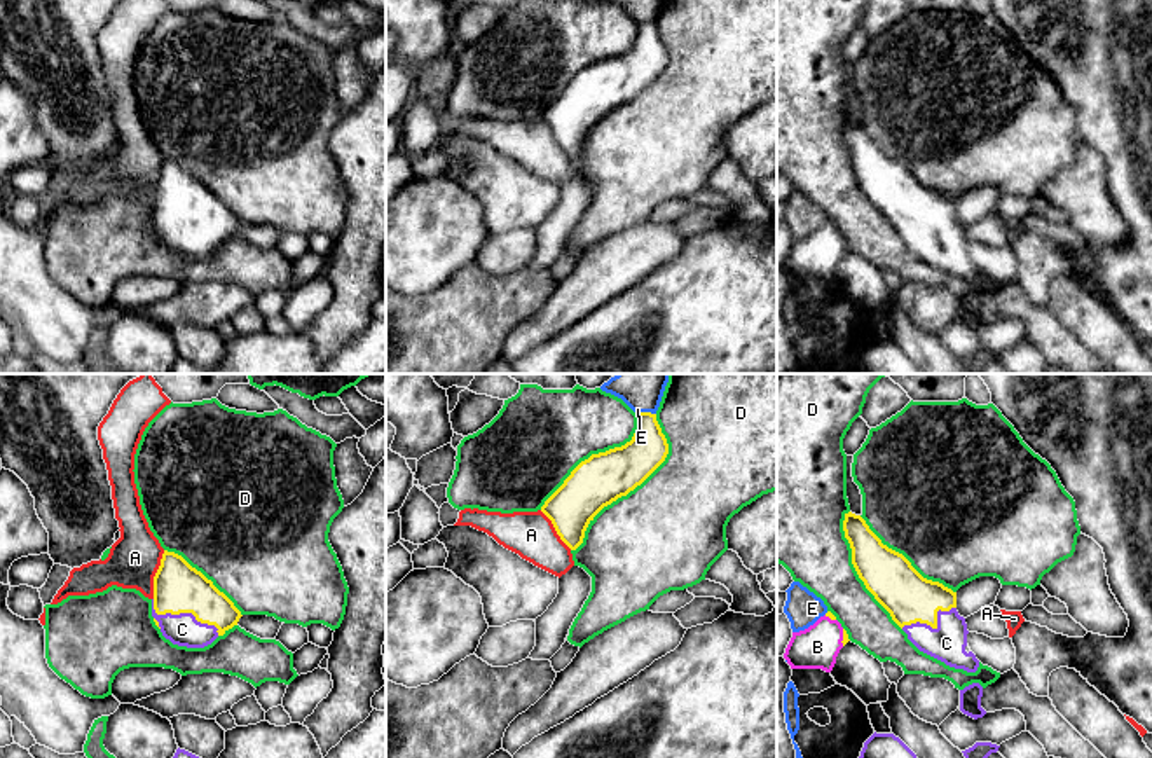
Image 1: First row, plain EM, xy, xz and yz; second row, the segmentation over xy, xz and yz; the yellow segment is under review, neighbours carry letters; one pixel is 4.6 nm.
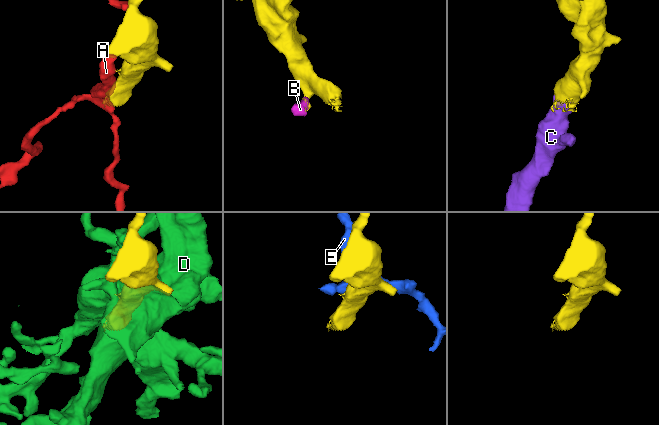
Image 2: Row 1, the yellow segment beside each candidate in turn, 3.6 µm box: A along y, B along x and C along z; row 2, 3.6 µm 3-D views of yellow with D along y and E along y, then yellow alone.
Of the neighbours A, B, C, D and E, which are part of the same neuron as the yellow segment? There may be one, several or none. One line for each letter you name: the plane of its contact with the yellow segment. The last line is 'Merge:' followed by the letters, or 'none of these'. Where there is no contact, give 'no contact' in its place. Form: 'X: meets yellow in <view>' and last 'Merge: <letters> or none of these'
B: meets yellow in yz
C: meets yellow in xy
Merge: B, C

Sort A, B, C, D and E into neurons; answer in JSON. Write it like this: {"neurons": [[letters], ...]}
{"neurons": [["A"], ["B", "C"], ["D"], ["E"]]}

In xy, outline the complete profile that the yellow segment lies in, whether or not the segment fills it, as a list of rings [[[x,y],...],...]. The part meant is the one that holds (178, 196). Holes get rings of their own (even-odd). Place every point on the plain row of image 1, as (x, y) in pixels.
[[[164,159],[154,185],[152,225],[173,253],[204,257],[237,234],[243,224],[201,180]]]

